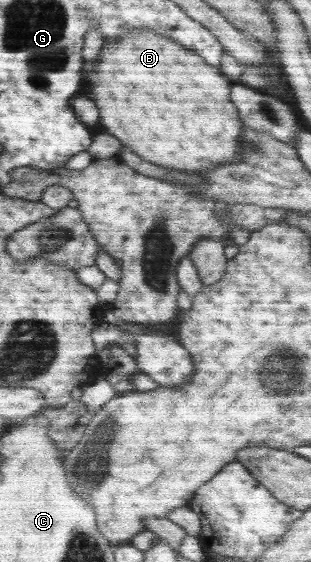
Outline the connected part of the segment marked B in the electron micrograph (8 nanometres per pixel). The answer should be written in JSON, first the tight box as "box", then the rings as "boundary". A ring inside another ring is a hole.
{"box":[86,29,243,174],"boundary":[[[150,29],[144,32],[132,30],[124,33],[122,40],[102,46],[96,72],[86,78],[90,78],[86,82],[90,84],[92,100],[100,110],[100,122],[142,160],[169,169],[202,174],[241,159],[239,138],[243,123],[229,97],[233,82],[219,67],[206,64],[194,50],[188,50]]]}

